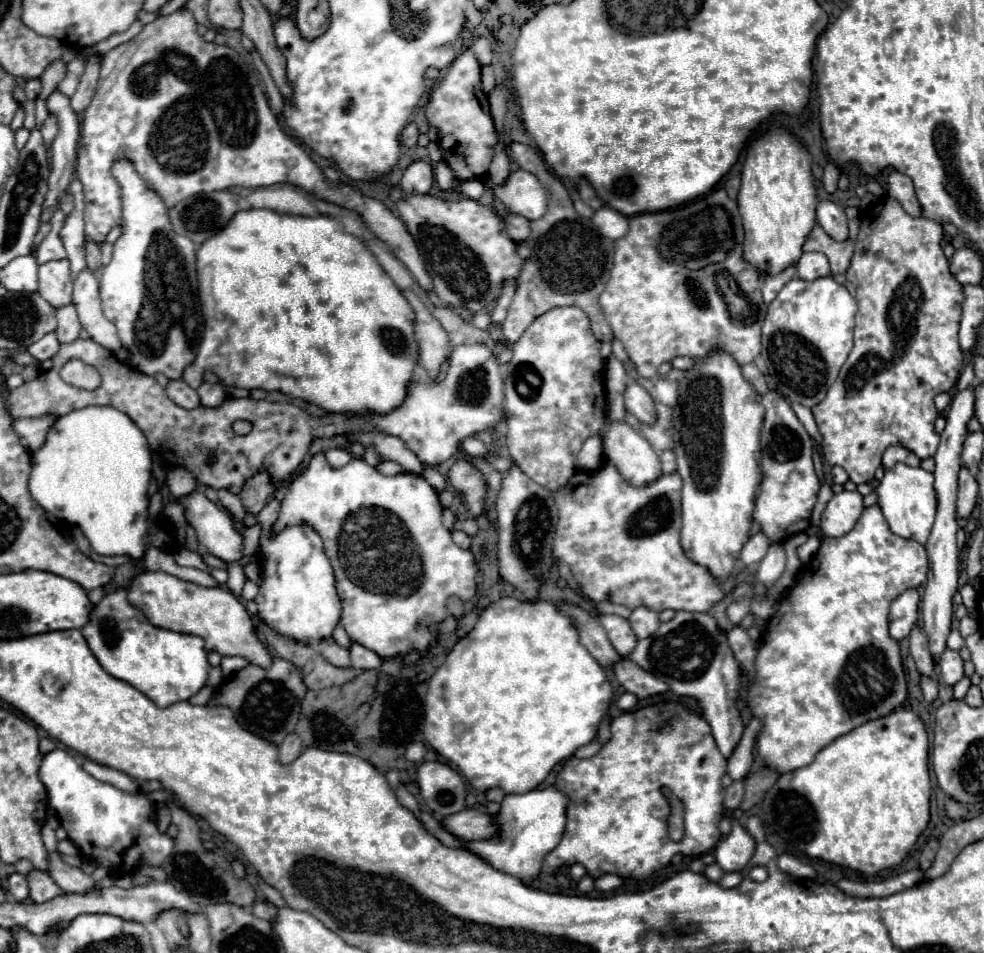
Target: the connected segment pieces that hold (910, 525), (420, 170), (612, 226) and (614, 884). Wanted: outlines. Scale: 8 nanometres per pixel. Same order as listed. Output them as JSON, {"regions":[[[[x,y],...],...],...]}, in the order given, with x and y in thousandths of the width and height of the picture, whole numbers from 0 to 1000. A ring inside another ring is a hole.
{"regions":[[[[913,486],[909,492],[902,492],[890,513],[894,526],[894,534],[907,555],[913,563],[929,566],[933,570],[941,570],[943,561],[949,551],[951,542],[951,515],[949,515],[949,498],[945,494],[939,494],[937,490],[923,490],[919,486]]],[[[421,169],[407,188],[407,196],[413,203],[435,203],[441,192],[439,171],[435,169]]],[[[620,217],[608,219],[606,226],[602,228],[602,234],[610,242],[610,247],[614,247],[618,251],[630,251],[638,242],[638,230],[632,224],[626,224],[626,219],[620,219]]],[[[614,918],[614,920],[606,922],[606,933],[612,937],[626,935],[630,929],[632,929],[632,920],[626,920],[626,918]]]]}

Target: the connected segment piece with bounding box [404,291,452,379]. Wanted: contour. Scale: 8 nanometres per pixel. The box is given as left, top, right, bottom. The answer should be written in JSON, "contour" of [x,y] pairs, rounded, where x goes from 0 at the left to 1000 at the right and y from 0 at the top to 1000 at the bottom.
{"contour":[[[411,305],[411,310],[423,326],[423,358],[427,362],[427,383],[441,398],[445,396],[451,379],[457,373],[457,354],[447,341],[447,337],[439,333],[439,328],[421,307]]]}

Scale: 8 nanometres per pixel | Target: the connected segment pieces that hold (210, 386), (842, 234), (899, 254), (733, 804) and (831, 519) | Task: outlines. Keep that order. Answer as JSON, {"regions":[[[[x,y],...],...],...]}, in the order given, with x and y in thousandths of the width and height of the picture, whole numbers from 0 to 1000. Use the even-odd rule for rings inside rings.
{"regions":[[[[205,402],[201,408],[201,414],[203,414],[203,423],[207,427],[222,427],[228,423],[230,419],[230,412],[228,412],[228,406],[224,402]]],[[[833,211],[829,217],[829,234],[850,253],[862,251],[860,224],[848,211]]],[[[907,207],[894,211],[874,234],[870,265],[860,286],[860,293],[870,297],[872,316],[868,366],[856,383],[850,402],[841,408],[839,419],[827,427],[827,440],[837,459],[837,482],[843,490],[858,490],[870,509],[888,503],[900,469],[915,465],[931,480],[941,482],[951,475],[955,465],[955,456],[949,450],[953,438],[949,414],[972,408],[980,381],[974,362],[980,305],[965,286],[963,272],[955,259],[957,247],[959,242],[951,232],[927,230]]],[[[744,820],[744,824],[736,830],[736,847],[748,849],[756,836],[756,820]]],[[[856,515],[848,519],[835,538],[835,563],[854,563],[862,559],[878,536],[878,522],[872,515]]]]}

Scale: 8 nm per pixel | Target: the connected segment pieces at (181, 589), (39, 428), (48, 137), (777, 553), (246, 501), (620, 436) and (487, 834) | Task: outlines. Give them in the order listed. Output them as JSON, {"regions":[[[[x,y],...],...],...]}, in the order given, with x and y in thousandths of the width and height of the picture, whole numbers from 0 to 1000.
{"regions":[[[[148,599],[134,610],[130,631],[140,637],[157,658],[205,668],[209,683],[220,683],[226,689],[242,687],[266,702],[272,702],[276,696],[276,687],[262,671],[250,637],[228,616],[207,618],[203,614],[195,614],[193,610],[183,610],[167,599]]],[[[41,438],[41,440],[16,440],[14,442],[14,450],[20,456],[20,463],[26,471],[30,473],[39,473],[45,463],[47,456],[53,448],[55,438]]],[[[49,123],[47,127],[45,127],[45,131],[41,133],[41,137],[43,137],[43,144],[45,144],[45,152],[47,154],[51,154],[53,152],[53,148],[55,148],[55,144],[57,144],[57,137],[59,137],[59,131],[57,131],[57,123]]],[[[785,570],[778,584],[774,587],[774,591],[768,599],[768,608],[783,618],[789,612],[789,608],[797,601],[797,593],[799,593],[797,572],[795,570]]],[[[262,496],[260,501],[256,501],[244,517],[250,538],[262,540],[266,536],[266,532],[276,524],[276,517],[278,517],[278,507],[274,505],[274,501],[270,496]]],[[[638,444],[614,448],[614,473],[630,498],[644,511],[657,511],[673,501],[669,475]]],[[[470,849],[459,857],[451,857],[449,868],[472,882],[498,880],[504,874],[504,868],[500,866],[500,857],[486,849]]]]}

